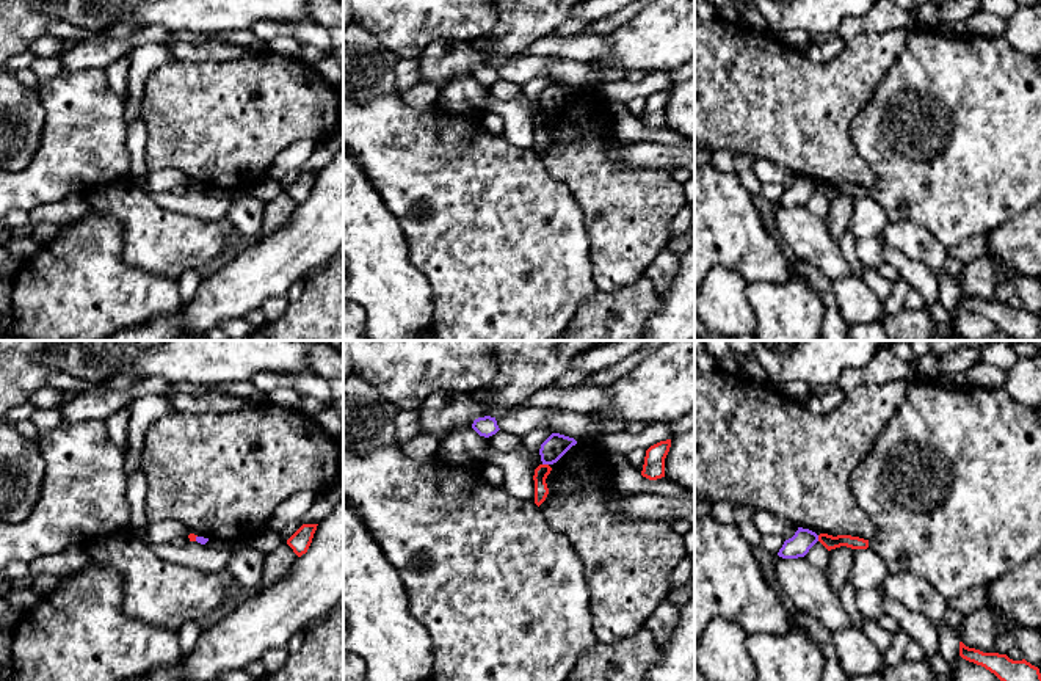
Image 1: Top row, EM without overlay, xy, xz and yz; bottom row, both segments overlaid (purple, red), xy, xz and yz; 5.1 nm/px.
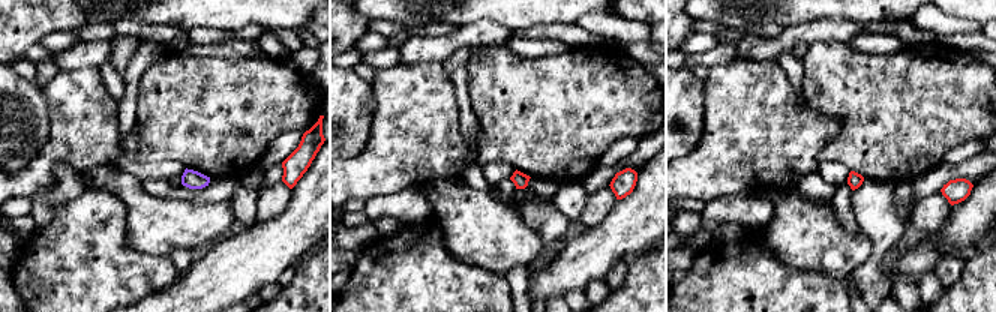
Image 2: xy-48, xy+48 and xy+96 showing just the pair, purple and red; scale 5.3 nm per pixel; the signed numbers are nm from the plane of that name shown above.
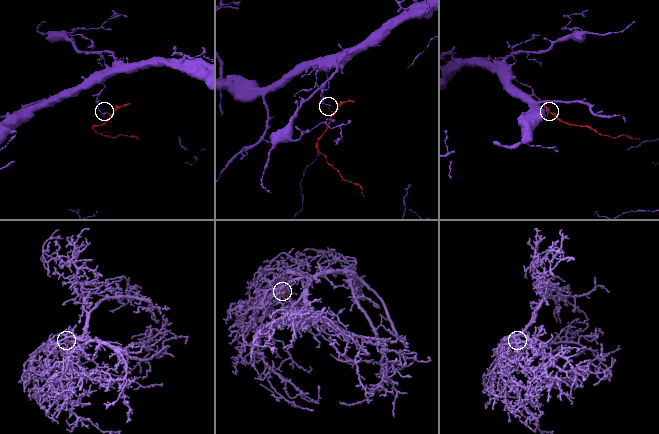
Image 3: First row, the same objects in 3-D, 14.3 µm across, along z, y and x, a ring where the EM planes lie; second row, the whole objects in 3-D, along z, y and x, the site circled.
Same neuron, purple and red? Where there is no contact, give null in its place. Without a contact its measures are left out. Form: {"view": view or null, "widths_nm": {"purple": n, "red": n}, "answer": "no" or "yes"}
{"view": "xz", "widths_nm": {"purple": 120, "red": 70}, "answer": "no"}

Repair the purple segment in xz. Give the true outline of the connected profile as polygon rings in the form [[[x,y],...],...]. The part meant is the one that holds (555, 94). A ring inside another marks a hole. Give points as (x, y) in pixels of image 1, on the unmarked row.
[[[552,82],[539,97],[542,113],[557,111],[577,89],[574,86]]]

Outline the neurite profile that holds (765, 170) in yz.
[[[756,158],[756,162],[753,163],[753,171],[759,177],[762,185],[768,182],[778,182],[784,188],[789,188],[798,179],[798,174],[767,158]]]

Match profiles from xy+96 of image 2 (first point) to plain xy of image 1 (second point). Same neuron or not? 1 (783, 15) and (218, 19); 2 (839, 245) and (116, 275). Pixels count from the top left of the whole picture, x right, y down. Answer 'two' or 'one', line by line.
1: one
2: two

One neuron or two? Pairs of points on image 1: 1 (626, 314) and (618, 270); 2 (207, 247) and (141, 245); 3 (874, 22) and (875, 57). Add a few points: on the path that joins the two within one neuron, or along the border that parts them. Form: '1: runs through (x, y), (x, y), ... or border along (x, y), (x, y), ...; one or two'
1: border along (643, 273), (616, 289), (599, 291); two
2: runs through (192, 245), (157, 245); one
3: border along (910, 29), (863, 32), (845, 43); two

